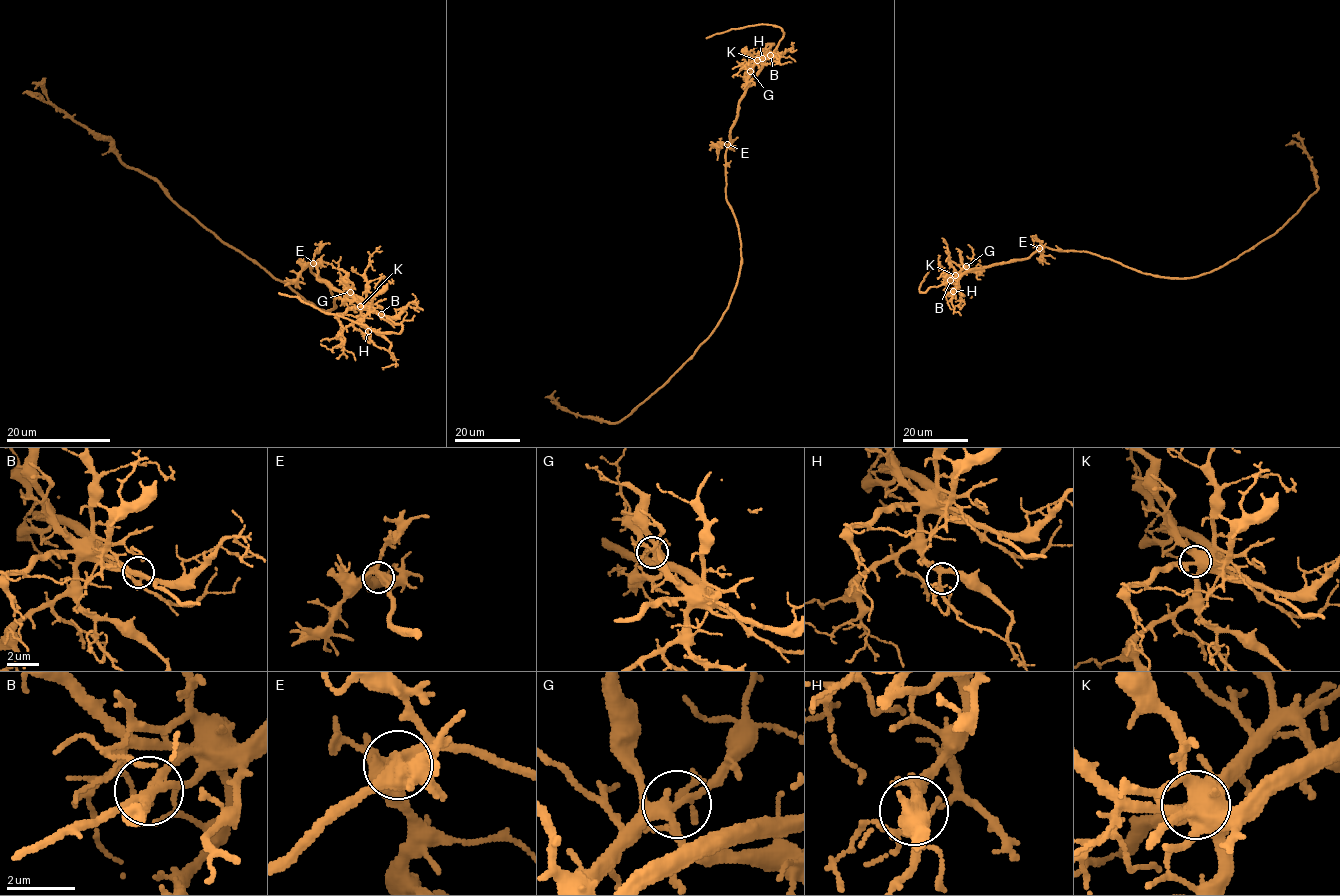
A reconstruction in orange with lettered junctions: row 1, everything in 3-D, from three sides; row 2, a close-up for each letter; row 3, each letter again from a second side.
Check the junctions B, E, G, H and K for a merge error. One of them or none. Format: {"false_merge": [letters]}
{"false_merge": []}

